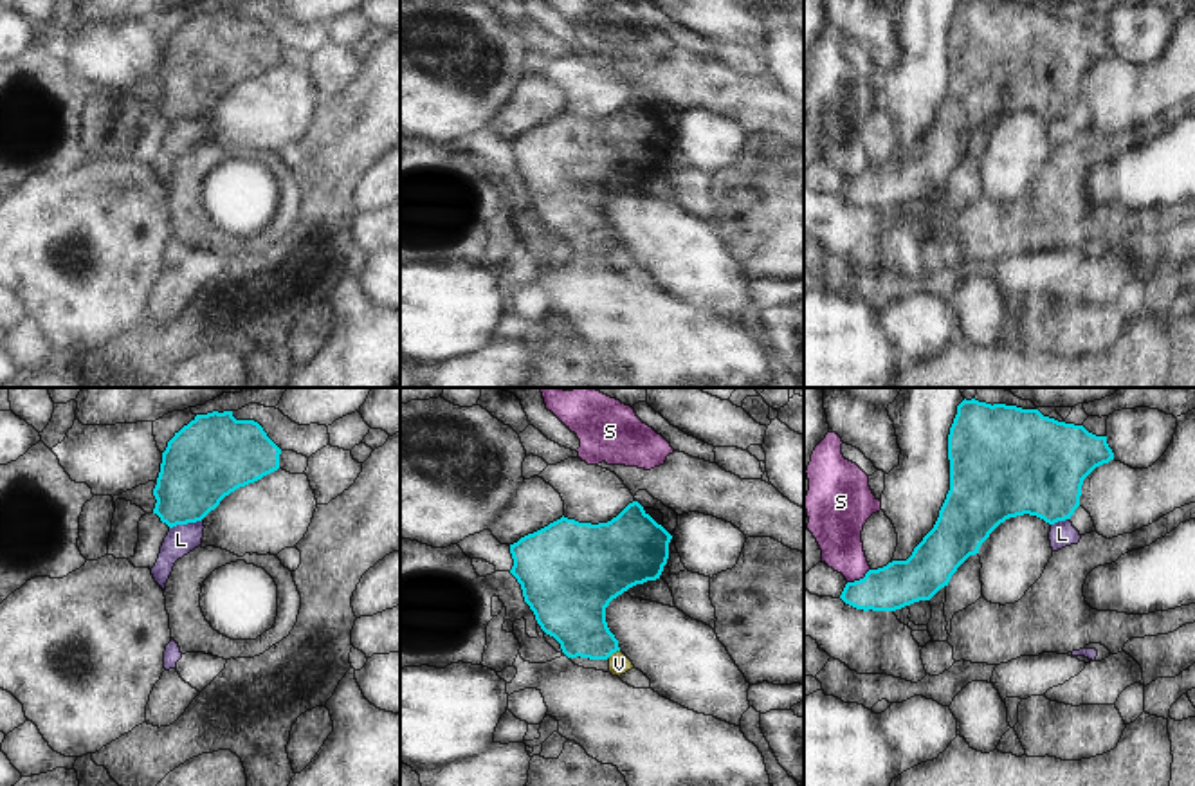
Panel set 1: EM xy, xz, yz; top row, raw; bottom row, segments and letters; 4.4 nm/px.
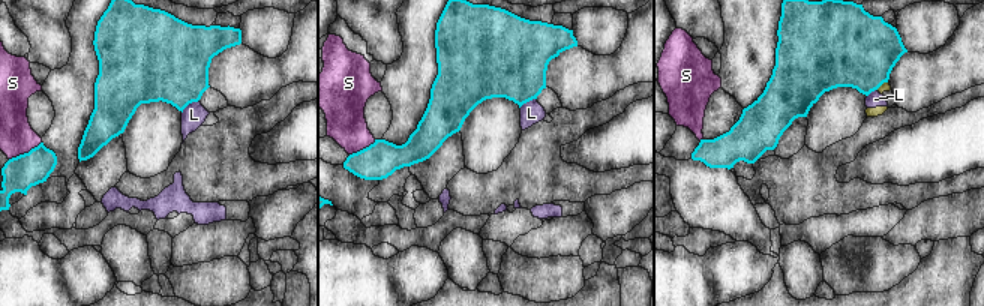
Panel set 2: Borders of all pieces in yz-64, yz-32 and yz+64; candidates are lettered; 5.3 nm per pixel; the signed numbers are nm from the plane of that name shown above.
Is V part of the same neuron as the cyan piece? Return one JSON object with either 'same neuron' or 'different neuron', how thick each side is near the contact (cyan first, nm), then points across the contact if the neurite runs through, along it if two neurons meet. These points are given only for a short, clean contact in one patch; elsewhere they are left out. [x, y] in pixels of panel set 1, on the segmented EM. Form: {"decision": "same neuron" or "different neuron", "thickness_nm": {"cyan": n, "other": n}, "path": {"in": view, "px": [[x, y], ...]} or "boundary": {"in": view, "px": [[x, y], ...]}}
{"decision": "different neuron", "thickness_nm": {"cyan": 280, "other": 100}, "boundary": {"in": "xz", "px": [[619, 649], [606, 658]]}}

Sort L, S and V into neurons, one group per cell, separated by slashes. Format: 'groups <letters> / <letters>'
groups L V / S

